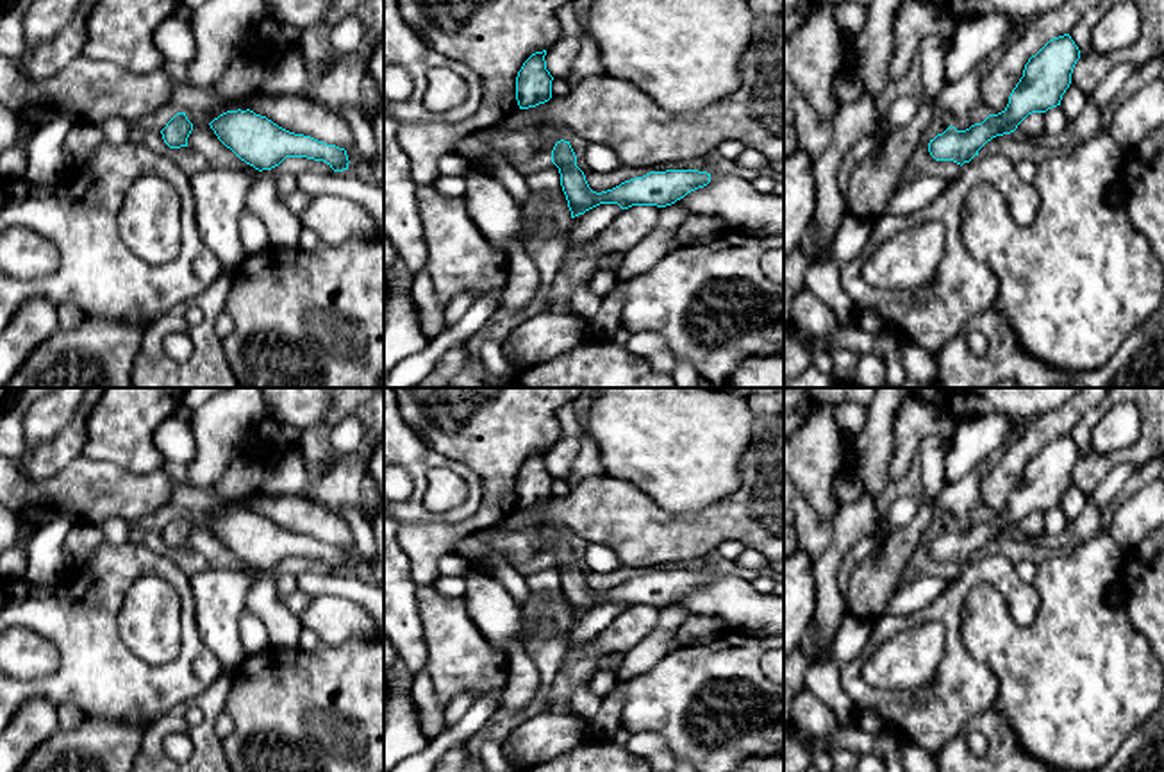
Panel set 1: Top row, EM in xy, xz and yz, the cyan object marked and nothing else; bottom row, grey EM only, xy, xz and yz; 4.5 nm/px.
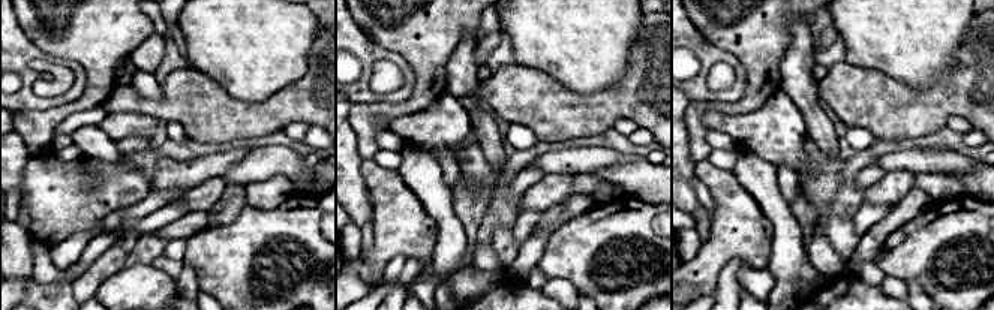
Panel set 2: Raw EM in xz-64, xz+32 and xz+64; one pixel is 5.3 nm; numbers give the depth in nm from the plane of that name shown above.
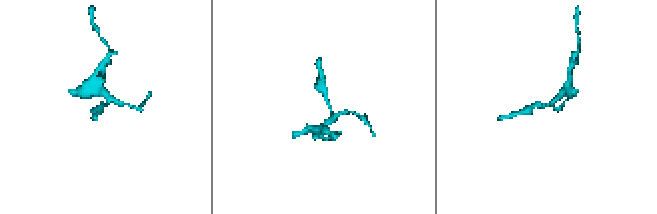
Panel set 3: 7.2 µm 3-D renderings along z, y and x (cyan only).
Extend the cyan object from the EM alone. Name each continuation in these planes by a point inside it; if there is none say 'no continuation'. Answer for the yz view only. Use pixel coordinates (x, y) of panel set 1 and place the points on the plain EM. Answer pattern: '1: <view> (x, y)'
no continuation

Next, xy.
no continuation

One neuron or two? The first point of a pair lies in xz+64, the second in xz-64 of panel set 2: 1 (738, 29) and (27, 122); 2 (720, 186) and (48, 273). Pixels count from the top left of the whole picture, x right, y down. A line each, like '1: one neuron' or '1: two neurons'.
1: one neuron
2: two neurons

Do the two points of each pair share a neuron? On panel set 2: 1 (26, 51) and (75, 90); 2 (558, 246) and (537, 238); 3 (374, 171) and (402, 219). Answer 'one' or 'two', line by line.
1: one
2: two
3: one

